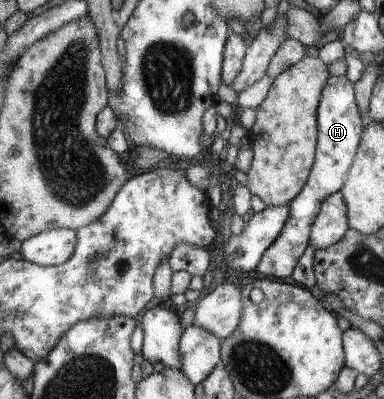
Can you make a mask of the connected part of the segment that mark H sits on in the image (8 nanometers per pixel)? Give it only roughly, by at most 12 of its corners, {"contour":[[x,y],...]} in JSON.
{"contour":[[330,75],[316,109],[314,162],[256,272],[286,278],[326,196],[356,158],[352,82]]}

